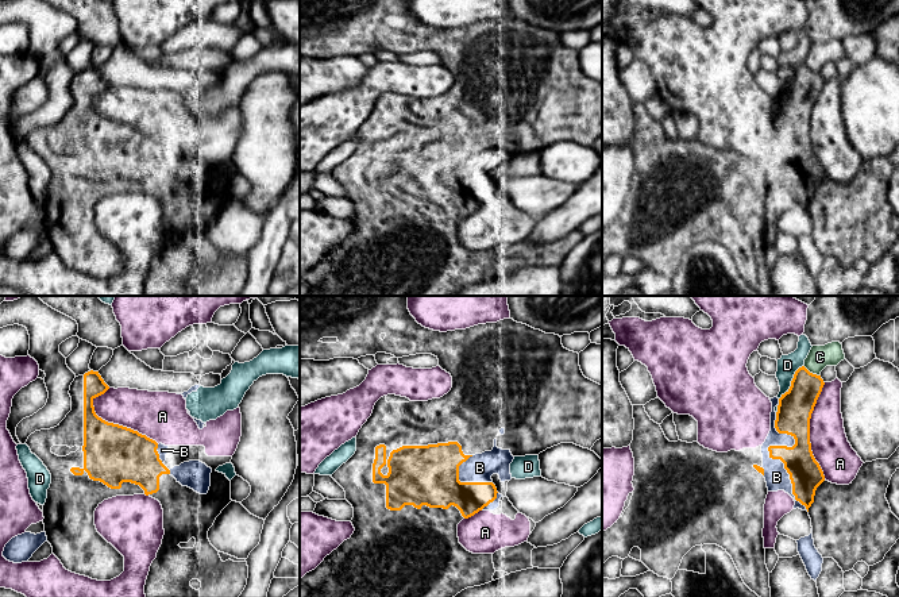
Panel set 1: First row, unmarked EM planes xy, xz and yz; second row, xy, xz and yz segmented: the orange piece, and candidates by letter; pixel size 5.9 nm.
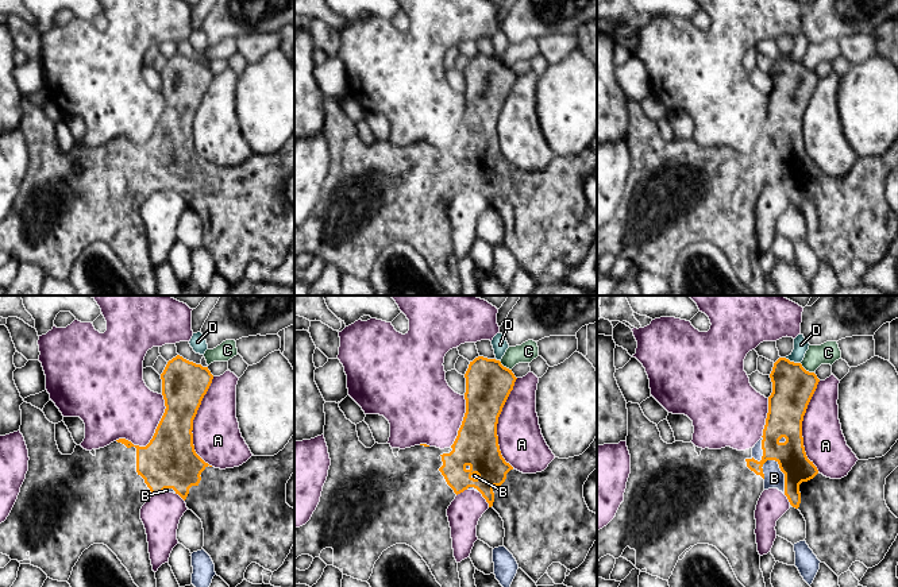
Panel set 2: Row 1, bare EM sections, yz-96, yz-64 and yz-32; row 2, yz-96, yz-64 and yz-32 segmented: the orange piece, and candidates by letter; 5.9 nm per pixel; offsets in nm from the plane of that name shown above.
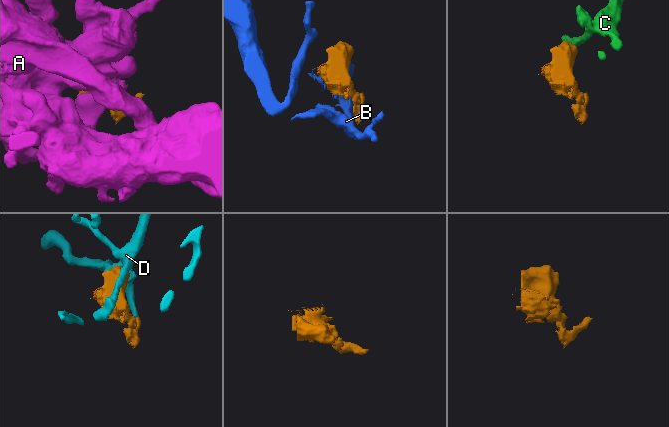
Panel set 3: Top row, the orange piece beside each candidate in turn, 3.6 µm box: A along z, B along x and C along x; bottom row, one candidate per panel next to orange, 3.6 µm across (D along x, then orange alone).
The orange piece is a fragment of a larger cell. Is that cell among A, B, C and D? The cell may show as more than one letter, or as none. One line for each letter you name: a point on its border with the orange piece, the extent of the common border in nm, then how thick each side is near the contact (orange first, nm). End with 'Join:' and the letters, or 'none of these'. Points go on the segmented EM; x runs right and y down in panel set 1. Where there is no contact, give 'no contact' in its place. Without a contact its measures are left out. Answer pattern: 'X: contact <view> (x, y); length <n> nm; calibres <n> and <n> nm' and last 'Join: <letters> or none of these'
Join: none of these

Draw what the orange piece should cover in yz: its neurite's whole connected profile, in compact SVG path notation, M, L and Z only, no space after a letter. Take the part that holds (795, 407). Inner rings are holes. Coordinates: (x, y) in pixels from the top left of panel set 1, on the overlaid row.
M799 367L790 389L779 398L775 428L779 434L795 439L792 447L769 446L769 458L780 459L790 474L795 500L806 507L811 519L814 546L822 558L833 558L842 571L849 571L857 562L873 566L899 539L899 519L891 512L886 498L892 474L899 469L899 447L888 459L865 462L849 485L837 485L825 479L815 461L810 443L810 419L825 382L821 375Z

